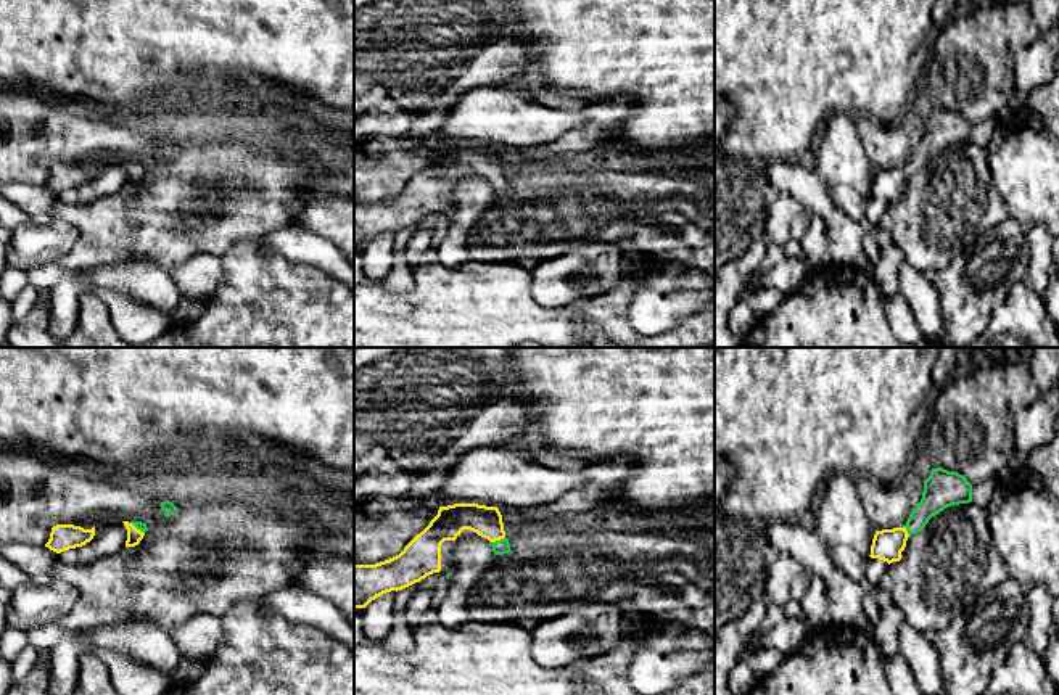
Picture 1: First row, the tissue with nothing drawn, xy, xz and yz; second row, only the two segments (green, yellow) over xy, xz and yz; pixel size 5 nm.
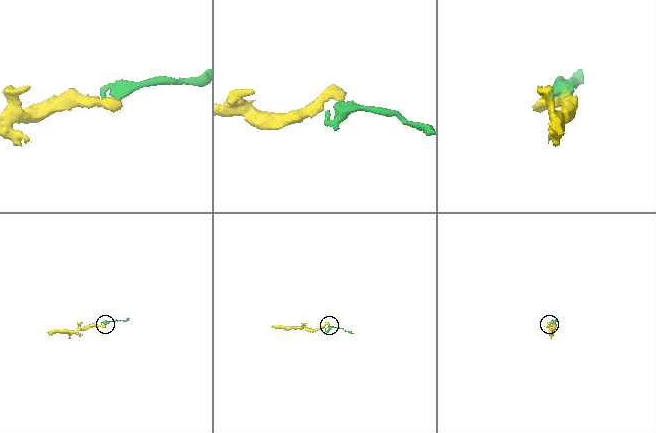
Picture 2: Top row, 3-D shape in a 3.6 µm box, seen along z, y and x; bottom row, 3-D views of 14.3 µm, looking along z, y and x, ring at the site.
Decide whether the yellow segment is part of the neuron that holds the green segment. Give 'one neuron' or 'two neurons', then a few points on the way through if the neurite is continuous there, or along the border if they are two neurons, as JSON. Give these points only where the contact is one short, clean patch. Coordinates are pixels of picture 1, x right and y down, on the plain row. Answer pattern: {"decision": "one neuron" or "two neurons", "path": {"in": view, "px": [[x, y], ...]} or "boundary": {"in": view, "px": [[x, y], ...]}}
{"decision": "one neuron", "path": {"in": "xz", "px": [[499, 187], [498, 180], [486, 161]]}}

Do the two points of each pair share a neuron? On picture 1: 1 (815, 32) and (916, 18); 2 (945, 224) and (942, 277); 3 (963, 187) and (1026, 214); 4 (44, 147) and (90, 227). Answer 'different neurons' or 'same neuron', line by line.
1: same neuron
2: different neurons
3: different neurons
4: different neurons

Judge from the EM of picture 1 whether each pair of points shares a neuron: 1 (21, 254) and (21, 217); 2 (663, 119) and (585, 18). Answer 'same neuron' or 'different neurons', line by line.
1: different neurons
2: same neuron

